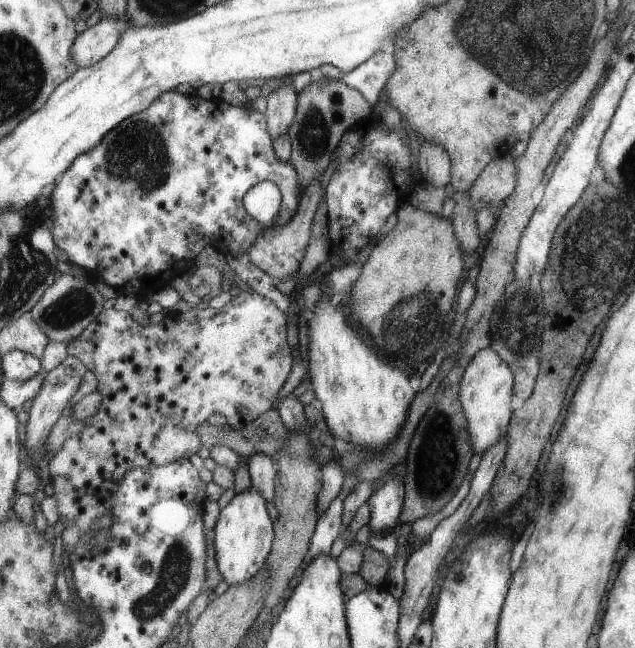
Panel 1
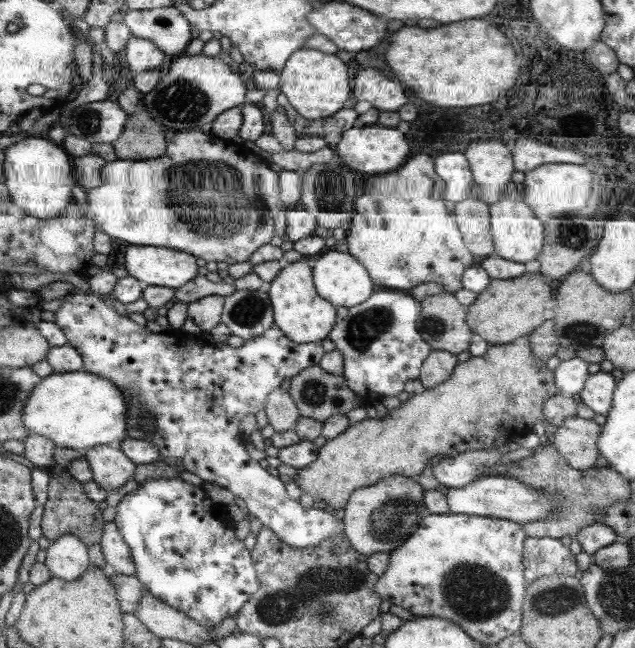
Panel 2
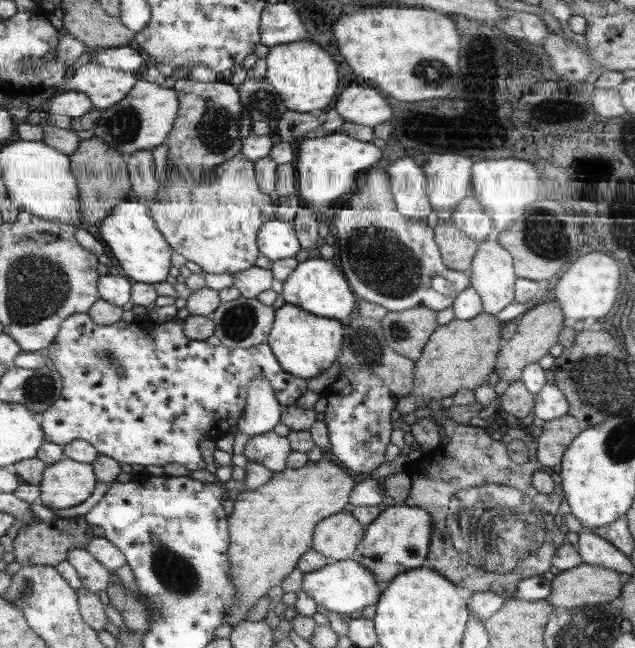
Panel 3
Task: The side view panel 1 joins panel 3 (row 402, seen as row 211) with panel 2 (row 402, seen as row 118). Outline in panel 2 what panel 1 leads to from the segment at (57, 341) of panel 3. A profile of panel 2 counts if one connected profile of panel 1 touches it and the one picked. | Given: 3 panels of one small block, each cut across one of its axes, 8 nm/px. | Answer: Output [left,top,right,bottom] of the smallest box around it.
[53,293,343,548]

